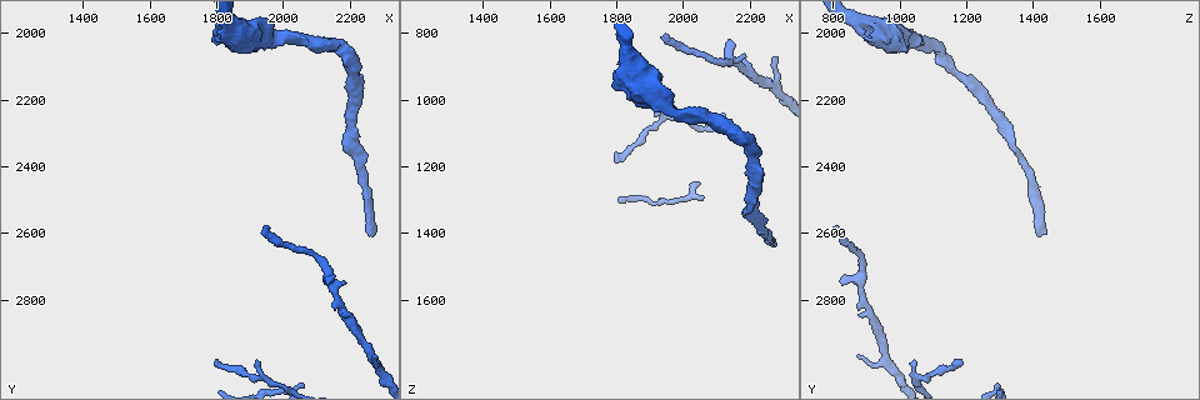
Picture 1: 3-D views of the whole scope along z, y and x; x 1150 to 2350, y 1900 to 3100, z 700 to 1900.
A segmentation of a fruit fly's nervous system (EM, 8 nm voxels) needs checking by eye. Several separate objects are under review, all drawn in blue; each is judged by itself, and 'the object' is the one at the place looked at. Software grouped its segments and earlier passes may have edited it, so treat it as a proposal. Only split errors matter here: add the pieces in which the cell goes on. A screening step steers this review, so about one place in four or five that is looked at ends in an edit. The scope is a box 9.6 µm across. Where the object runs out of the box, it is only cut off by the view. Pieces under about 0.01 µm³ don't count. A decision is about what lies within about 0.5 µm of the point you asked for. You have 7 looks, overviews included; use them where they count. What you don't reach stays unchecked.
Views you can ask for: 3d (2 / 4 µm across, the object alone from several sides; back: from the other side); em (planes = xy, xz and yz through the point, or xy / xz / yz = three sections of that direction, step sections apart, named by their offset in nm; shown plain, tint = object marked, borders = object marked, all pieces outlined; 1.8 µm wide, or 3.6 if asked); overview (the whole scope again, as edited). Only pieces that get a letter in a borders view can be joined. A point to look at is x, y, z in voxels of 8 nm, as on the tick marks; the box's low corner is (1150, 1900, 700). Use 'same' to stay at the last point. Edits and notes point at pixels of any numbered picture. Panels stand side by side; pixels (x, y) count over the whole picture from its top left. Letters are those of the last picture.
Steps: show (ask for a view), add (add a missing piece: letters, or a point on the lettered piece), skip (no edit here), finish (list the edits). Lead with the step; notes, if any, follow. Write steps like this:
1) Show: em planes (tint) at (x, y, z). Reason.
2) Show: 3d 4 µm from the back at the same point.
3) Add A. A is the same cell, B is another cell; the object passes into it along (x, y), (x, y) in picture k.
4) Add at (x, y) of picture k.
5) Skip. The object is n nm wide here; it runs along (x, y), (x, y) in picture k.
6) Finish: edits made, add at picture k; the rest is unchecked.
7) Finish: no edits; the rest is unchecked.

Show: em planes (borders) at (2270, 2970, 880). Thin end.

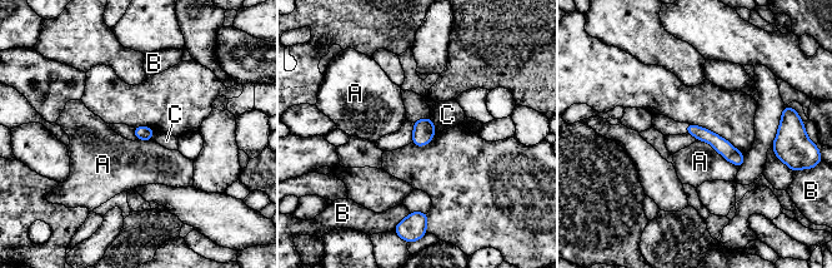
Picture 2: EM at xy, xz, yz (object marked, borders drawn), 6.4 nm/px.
Skip. A, B and C are other cells; a border runs along (697, 139), (710, 143), (738, 168) in picture 2; none of them fits.

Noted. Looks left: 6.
Show: em planes (borders) at (2130, 2760, 840). An open end.

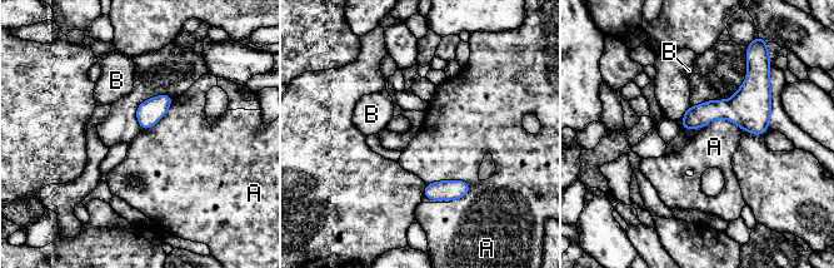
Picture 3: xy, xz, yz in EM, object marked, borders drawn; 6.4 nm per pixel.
Skip. A and B are other cells; a border runs along (427, 183), (465, 180), (470, 188) in picture 3; no lettered piece goes on from it.

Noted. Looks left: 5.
Show: 3d 2 µm at (1940, 2580, 800).

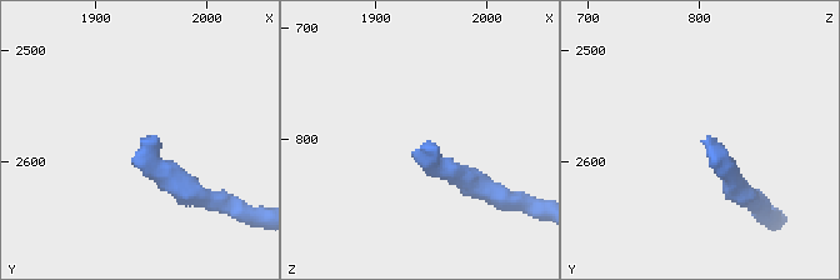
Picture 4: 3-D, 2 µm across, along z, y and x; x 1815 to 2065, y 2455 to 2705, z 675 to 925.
Show: em planes (borders) at (1940, 2580, 804). Shape alone is not enough.

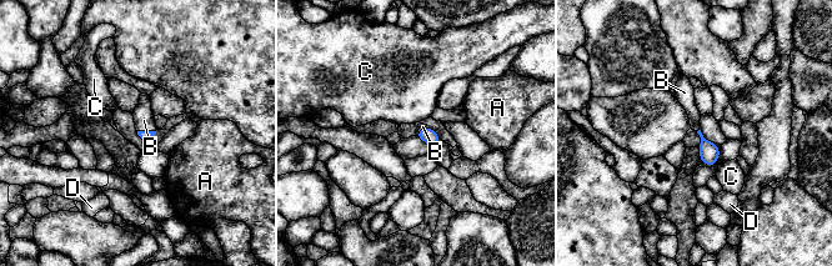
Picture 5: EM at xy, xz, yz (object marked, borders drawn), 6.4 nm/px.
Add B. B is the same cell, A, C and D are other cells; the object passes into it along (145, 135), (146, 131), (144, 120) in picture 5; it goes on there.

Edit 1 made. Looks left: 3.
Finish: edits made, add at picture 5; the rest is unchecked.

